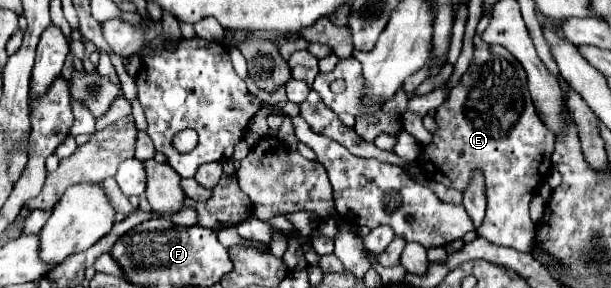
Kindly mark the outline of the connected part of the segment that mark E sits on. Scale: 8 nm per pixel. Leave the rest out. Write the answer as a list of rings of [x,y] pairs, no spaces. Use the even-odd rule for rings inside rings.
[[[481,17],[477,25],[477,33],[473,39],[475,55],[467,73],[451,89],[449,99],[437,109],[435,121],[439,129],[433,133],[433,143],[423,147],[421,151],[421,167],[425,169],[427,179],[439,181],[447,187],[463,191],[473,169],[481,169],[485,173],[485,195],[487,195],[487,213],[479,227],[479,235],[487,241],[503,247],[513,247],[521,253],[531,253],[535,247],[535,223],[529,217],[529,201],[537,193],[541,181],[547,177],[551,169],[551,151],[553,151],[553,131],[541,121],[531,101],[527,89],[527,73],[521,63],[501,45],[489,45],[481,39],[489,17]]]

